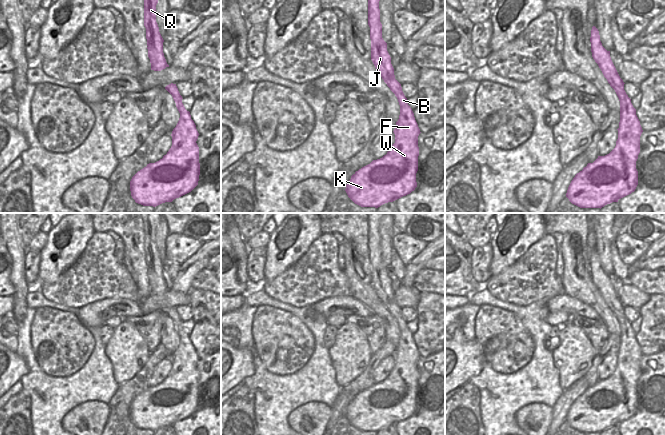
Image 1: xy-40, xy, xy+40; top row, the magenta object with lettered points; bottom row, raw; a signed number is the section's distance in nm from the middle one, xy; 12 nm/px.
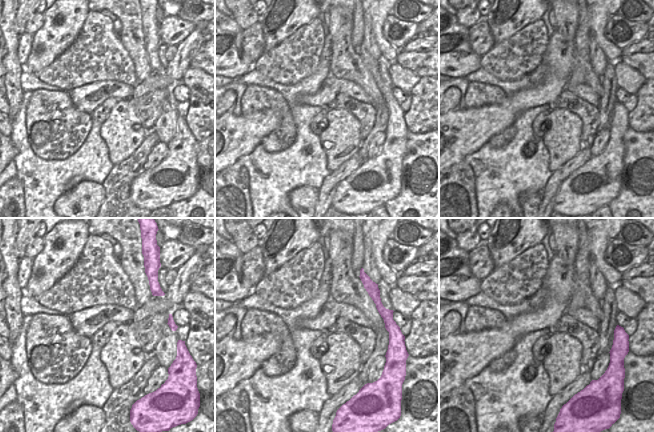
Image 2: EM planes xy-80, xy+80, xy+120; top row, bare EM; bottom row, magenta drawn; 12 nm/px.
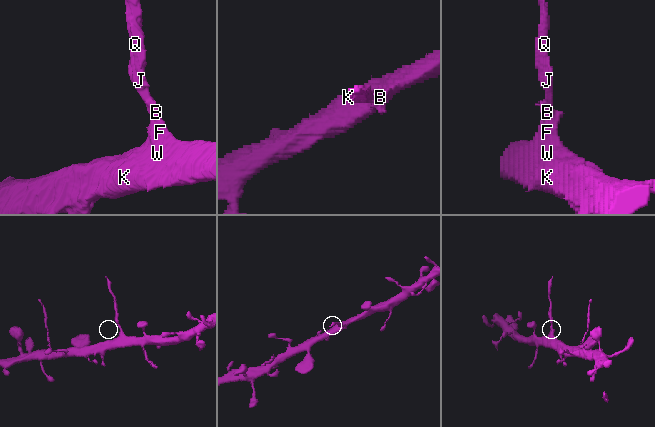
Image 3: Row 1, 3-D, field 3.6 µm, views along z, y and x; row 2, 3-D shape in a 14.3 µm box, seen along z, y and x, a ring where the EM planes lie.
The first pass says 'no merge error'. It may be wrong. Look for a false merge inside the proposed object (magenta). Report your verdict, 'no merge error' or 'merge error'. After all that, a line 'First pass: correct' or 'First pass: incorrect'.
merge error
First pass: incorrect

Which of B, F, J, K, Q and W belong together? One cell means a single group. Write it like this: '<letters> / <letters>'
B F K W / J Q

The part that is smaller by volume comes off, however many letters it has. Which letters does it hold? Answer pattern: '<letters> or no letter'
J, Q

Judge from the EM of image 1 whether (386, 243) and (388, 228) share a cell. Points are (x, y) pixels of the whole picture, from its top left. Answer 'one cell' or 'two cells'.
one cell

